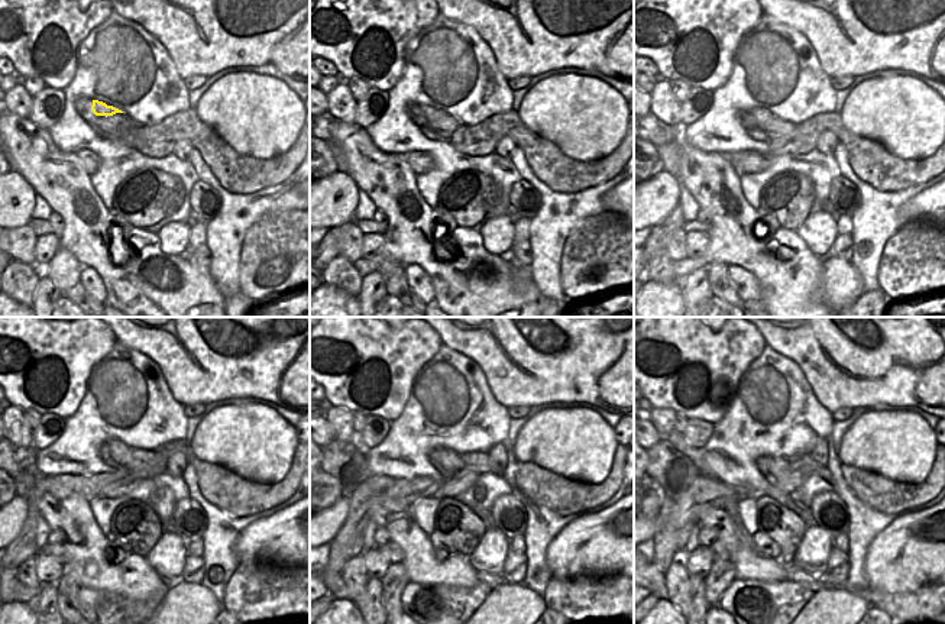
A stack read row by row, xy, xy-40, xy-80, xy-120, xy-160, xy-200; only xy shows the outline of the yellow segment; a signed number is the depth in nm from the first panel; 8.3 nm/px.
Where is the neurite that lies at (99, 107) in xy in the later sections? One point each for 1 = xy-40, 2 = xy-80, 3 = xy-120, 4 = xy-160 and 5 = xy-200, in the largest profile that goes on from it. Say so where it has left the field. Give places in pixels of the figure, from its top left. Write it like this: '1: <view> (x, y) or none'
1: xy-40 (423, 110)
2: xy-80 (763, 116)
3: xy-120 (119, 450)
4: xy-160 (453, 461)
5: xy-200 (780, 465)

